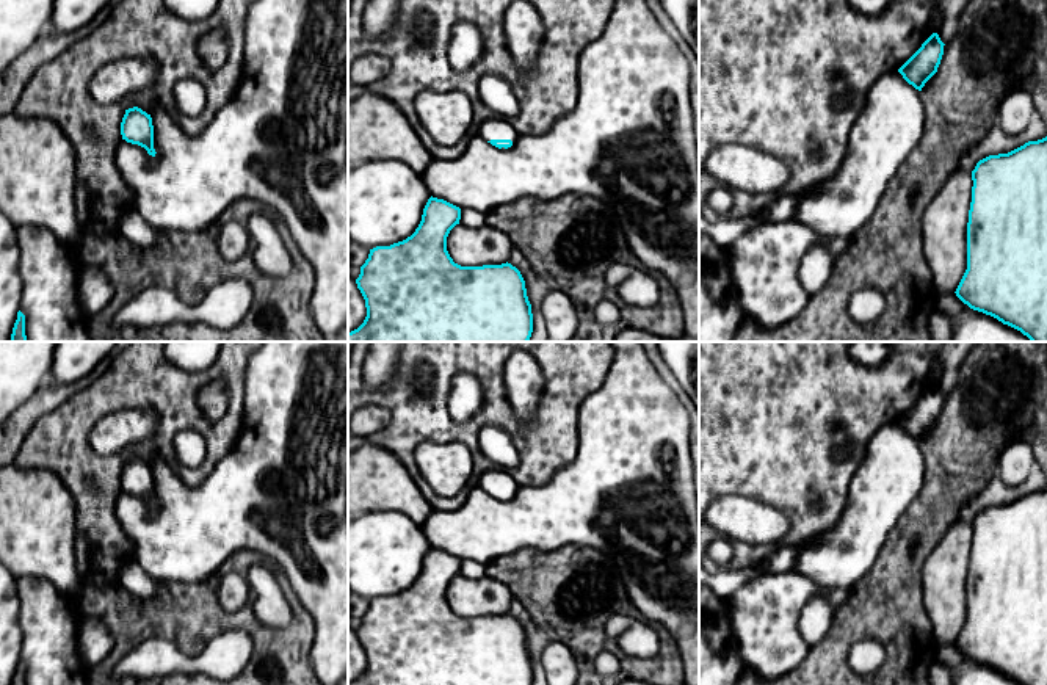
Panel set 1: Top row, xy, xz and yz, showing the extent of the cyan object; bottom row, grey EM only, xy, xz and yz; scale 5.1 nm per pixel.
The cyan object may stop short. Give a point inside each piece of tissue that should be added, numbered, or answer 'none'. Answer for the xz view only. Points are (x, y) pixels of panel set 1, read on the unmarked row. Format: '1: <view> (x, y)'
1: xz (502, 480)

